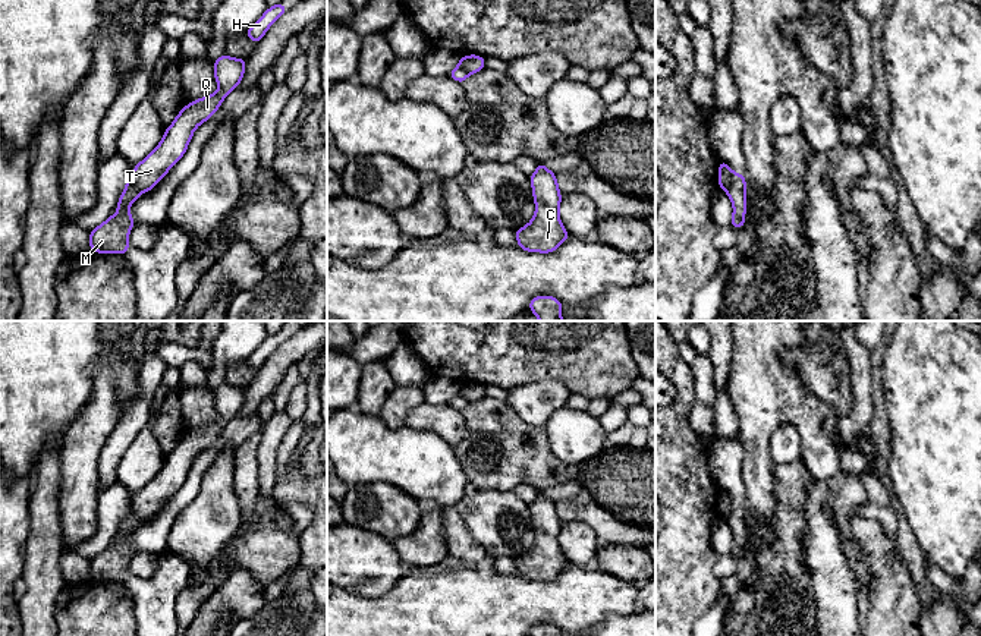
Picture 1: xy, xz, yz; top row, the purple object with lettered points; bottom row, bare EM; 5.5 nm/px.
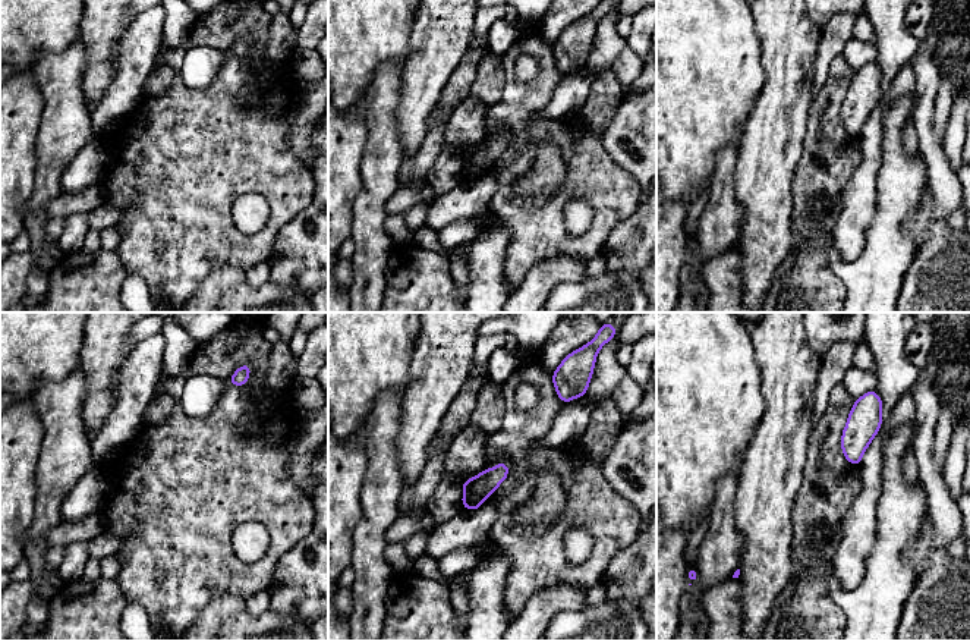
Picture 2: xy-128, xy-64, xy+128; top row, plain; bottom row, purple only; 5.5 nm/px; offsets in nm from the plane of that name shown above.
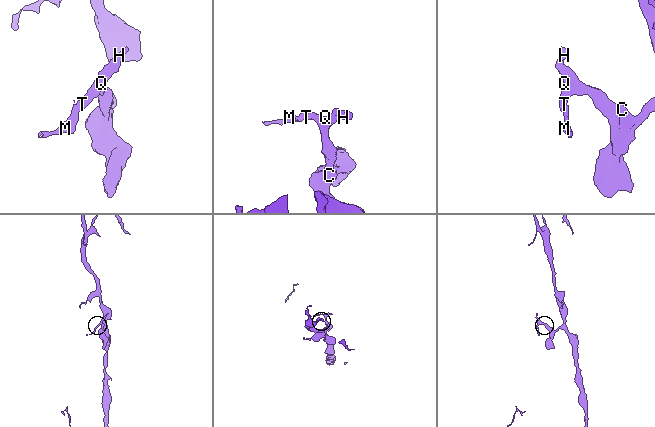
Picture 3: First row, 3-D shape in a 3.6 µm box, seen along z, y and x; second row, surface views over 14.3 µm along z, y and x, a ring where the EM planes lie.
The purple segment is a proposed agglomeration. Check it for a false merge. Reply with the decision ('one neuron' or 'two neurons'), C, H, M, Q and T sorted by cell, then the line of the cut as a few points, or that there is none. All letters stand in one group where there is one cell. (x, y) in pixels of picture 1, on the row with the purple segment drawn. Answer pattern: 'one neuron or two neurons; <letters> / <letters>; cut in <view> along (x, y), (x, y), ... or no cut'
two neurons; C H Q T / M; cut in xy along (131, 173), (132, 183), (141, 192)

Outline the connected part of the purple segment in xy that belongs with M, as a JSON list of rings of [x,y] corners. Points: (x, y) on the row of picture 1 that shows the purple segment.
[[[132,173],[117,202],[117,212],[89,232],[89,251],[100,254],[123,255],[129,251],[128,236],[135,226],[129,208],[139,198],[141,192],[133,185]]]

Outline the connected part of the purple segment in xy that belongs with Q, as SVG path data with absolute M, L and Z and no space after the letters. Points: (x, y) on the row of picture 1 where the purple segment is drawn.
M221 54L214 60L214 78L218 91L186 104L166 129L161 142L135 166L133 185L144 193L151 191L167 171L183 157L194 130L218 110L226 95L239 86L246 59Z

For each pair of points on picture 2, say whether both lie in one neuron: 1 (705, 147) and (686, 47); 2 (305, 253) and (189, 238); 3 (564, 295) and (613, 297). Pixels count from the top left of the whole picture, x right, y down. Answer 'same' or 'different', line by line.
1: same
2: different
3: same

